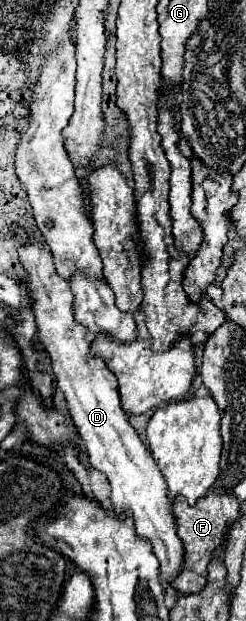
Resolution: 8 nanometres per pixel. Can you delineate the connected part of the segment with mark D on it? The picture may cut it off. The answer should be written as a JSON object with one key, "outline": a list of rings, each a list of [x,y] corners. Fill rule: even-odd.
{"outline":[[[29,243],[19,249],[19,259],[27,269],[39,341],[51,357],[57,387],[69,403],[69,413],[87,447],[89,463],[107,475],[115,511],[119,515],[131,515],[137,535],[153,545],[153,553],[161,563],[161,585],[167,595],[177,597],[179,593],[173,587],[173,579],[177,579],[183,569],[185,549],[177,535],[177,517],[173,513],[173,501],[167,497],[167,483],[161,477],[161,469],[121,407],[117,377],[105,367],[105,363],[101,363],[101,359],[97,359],[97,355],[91,353],[87,331],[73,315],[73,293],[69,281],[57,275],[51,251],[41,243]]]}

